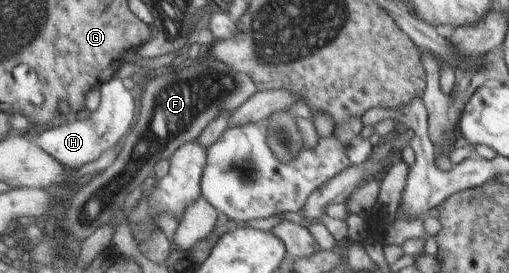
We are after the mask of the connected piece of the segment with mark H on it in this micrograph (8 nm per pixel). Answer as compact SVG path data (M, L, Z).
M114 77L114 80L107 81L100 86L100 93L99 104L90 117L85 120L54 123L51 129L45 130L38 138L38 144L69 169L82 168L88 162L100 158L100 154L108 148L121 144L136 122L138 105L122 79Z

